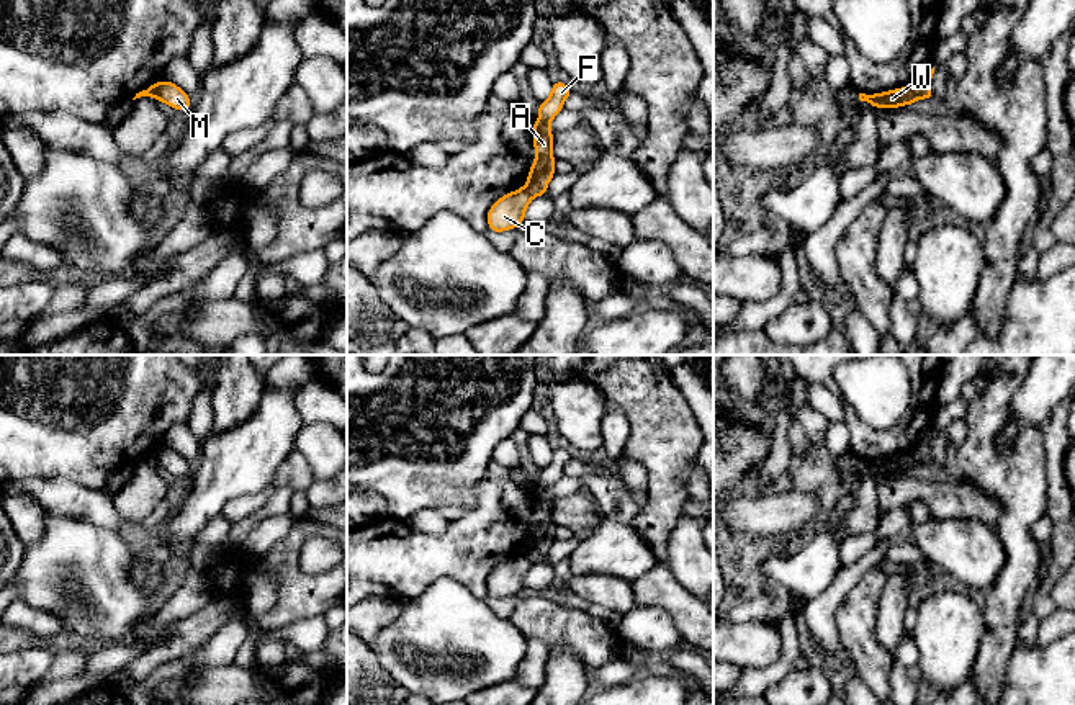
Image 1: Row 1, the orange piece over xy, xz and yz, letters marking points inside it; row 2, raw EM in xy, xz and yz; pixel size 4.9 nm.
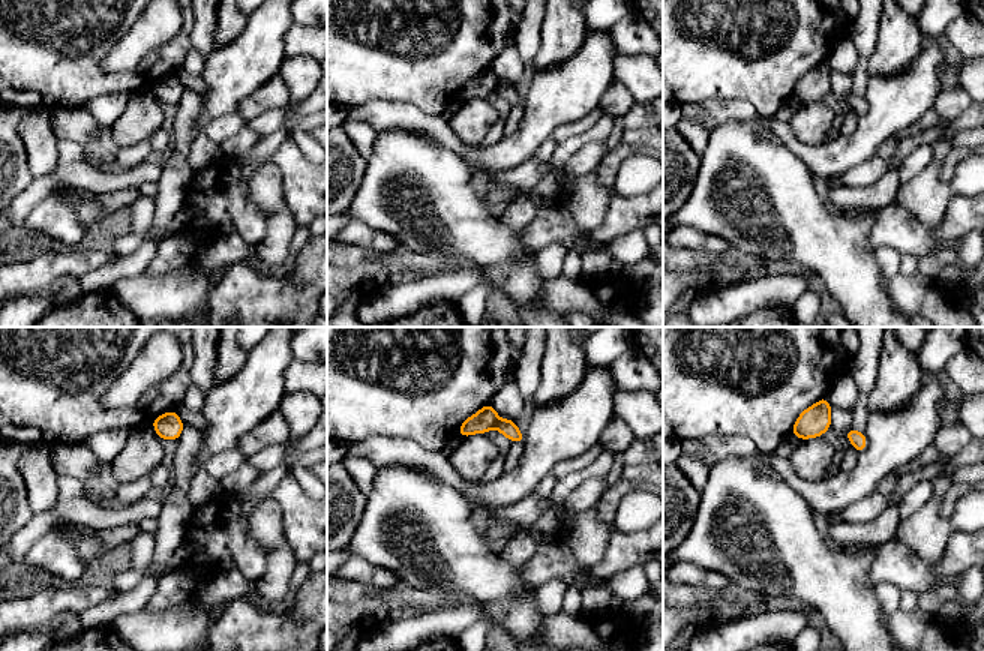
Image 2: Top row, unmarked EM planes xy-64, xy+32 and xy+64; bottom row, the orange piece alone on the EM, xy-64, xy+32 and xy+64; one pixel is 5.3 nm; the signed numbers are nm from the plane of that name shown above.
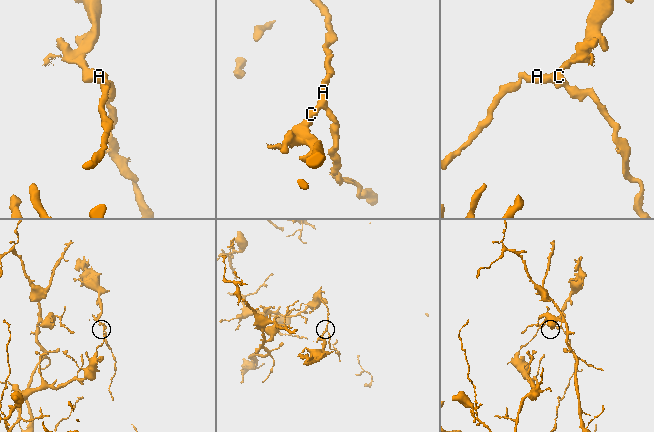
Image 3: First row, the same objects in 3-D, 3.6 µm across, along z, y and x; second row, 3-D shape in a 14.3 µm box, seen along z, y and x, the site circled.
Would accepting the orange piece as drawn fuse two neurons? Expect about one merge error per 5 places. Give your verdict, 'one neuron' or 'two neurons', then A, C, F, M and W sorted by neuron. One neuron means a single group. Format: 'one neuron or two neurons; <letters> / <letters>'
two neurons; A F M W / C

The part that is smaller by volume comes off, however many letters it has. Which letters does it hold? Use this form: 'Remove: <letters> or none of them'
Remove: C

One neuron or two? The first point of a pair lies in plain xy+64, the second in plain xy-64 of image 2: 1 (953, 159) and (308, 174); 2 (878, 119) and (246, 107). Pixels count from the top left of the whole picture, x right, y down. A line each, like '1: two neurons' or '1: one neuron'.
1: one neuron
2: two neurons

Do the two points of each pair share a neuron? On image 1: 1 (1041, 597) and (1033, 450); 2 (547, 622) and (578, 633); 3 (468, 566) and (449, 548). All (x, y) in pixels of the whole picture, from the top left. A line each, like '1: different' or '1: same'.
1: different
2: same
3: same

